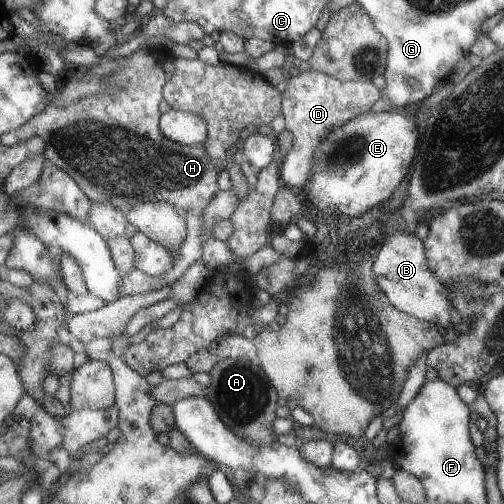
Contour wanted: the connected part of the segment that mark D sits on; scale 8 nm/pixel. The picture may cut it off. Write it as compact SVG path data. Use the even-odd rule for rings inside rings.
M310 69L300 74L288 75L288 86L284 91L284 102L282 105L283 115L286 120L286 128L294 135L295 141L293 149L285 158L281 177L285 185L292 188L301 188L307 185L315 175L317 169L316 153L323 145L323 142L336 130L345 126L351 120L358 119L359 116L367 115L371 106L380 99L381 92L375 88L372 83L363 83L362 81L343 81L335 76L327 75Z

